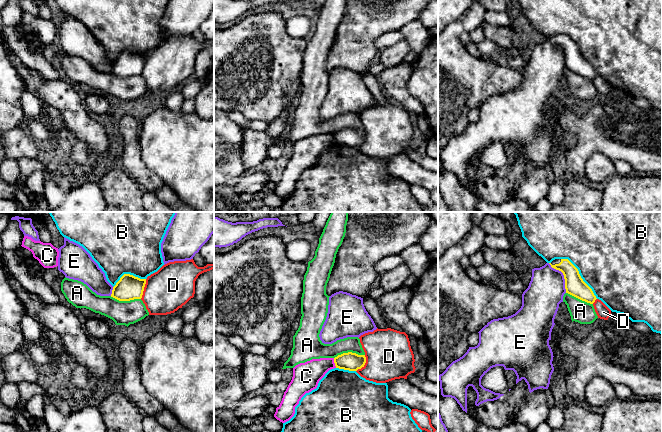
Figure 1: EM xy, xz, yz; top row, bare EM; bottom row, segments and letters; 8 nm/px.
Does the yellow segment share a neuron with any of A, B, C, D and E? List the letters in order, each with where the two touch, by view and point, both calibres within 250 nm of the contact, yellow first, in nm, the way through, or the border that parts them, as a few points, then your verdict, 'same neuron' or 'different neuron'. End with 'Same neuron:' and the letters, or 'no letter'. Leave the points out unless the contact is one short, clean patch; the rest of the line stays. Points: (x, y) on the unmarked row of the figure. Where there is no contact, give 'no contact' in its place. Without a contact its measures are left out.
A: xz (349, 128) | 150/130 nm | along xz (364, 130), (343, 128), (334, 134) | different neuron
B: yz (580, 52) | 160/500 nm | different neuron
C: xz (334, 138) | 150/220 nm | along xz (333, 134), (336, 143) | different neuron
D: xy (143, 65) | 200/360 nm | along xy (146, 55), (143, 70), (140, 74) | different neuron
E: yz (564, 52) | 160/300 nm | different neuron
Same neuron: no letter

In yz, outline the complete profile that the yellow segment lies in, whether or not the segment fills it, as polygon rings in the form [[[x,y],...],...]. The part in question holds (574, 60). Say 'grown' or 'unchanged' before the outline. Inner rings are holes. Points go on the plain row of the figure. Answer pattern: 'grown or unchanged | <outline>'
grown | [[[555,35],[549,40],[563,49],[566,69],[590,80],[595,78],[597,74],[592,65],[583,57],[578,45],[568,35]]]

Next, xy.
unchanged | [[[124,50],[113,63],[111,73],[119,77],[141,75],[146,55],[140,55],[130,50]]]

